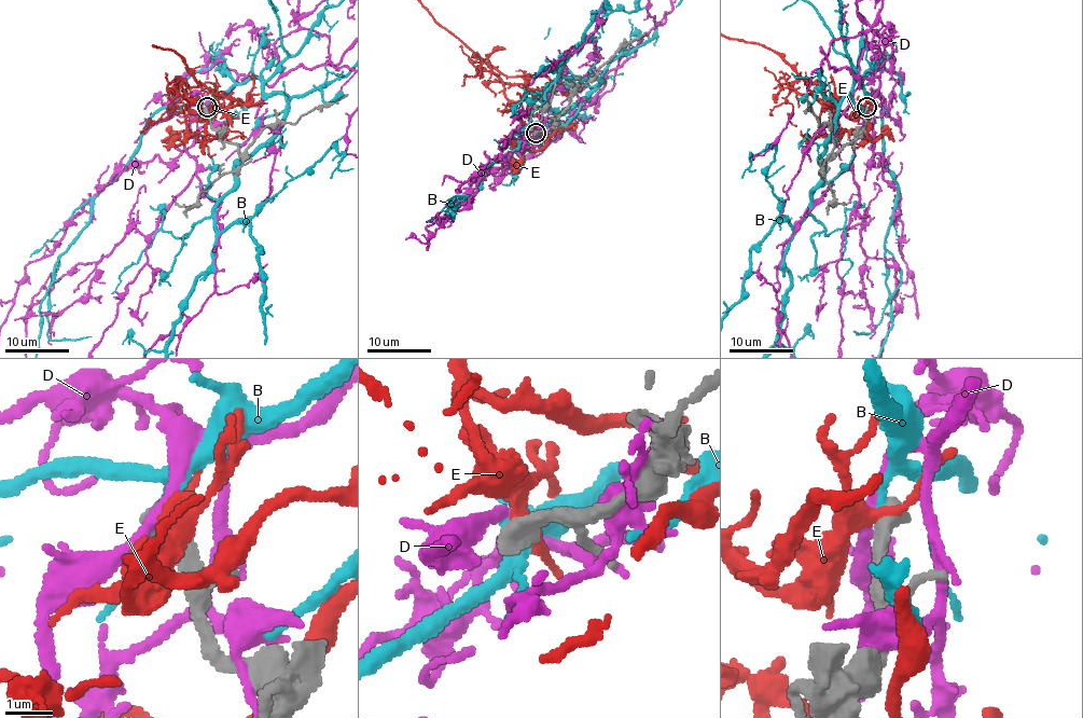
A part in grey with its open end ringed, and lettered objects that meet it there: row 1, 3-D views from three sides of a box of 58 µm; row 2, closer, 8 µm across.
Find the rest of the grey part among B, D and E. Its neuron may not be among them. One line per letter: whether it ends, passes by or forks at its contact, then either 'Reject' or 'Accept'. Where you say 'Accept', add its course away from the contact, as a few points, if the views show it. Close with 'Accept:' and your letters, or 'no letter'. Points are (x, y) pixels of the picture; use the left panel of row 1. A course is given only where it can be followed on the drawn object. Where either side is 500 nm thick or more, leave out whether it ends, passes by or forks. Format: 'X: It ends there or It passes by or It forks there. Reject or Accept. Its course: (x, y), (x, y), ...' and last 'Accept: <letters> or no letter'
B: Reject
D: Reject
E: Reject
Accept: no letter

